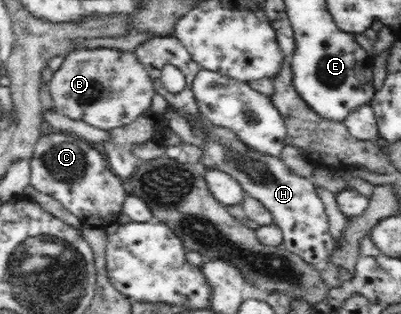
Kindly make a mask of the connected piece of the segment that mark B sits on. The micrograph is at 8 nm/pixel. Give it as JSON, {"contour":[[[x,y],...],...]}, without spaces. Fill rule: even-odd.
{"contour":[[[80,47],[64,57],[64,63],[49,83],[54,109],[63,116],[90,127],[112,131],[136,123],[151,110],[158,88],[134,53]]]}

